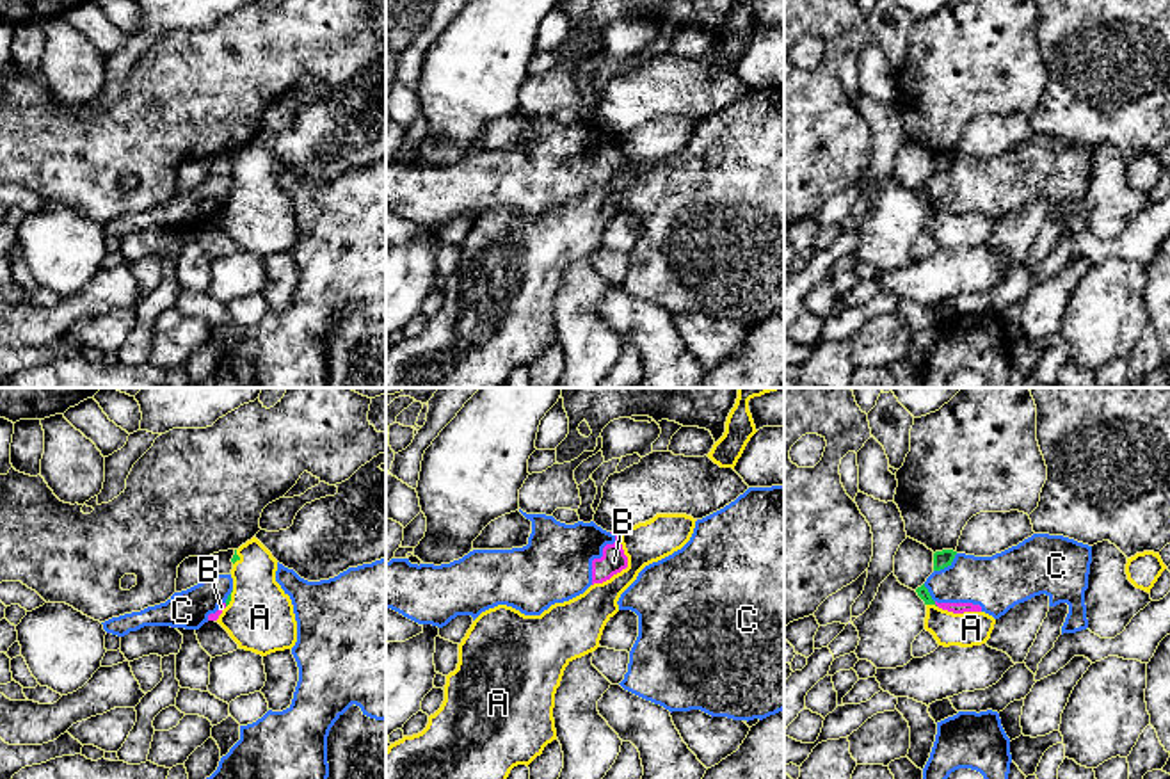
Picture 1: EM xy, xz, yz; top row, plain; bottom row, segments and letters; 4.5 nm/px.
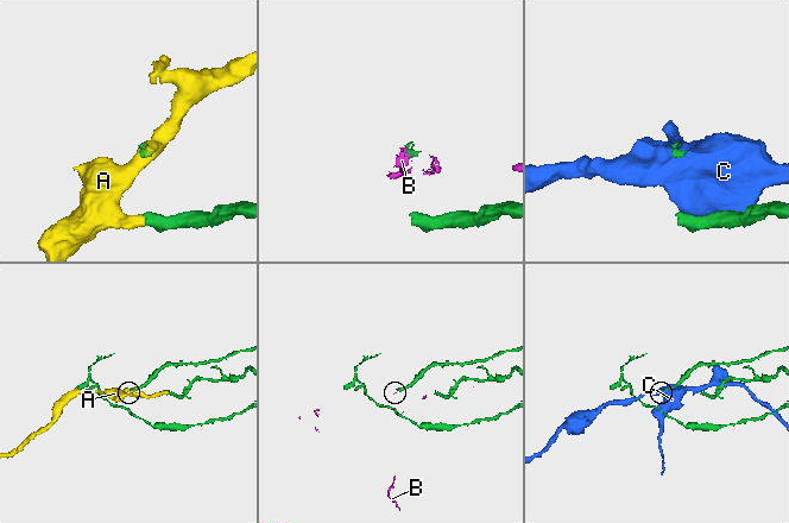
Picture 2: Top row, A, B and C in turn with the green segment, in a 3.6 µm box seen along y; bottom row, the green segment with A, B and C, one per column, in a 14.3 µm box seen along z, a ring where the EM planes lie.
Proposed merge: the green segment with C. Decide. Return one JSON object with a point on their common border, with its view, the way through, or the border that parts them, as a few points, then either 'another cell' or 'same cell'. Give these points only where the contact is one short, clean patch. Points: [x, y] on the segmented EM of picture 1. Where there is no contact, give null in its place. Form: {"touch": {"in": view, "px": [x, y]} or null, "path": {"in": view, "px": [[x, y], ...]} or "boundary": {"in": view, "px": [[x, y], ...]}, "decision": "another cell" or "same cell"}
{"touch": {"in": "yz", "px": [946, 566]}, "decision": "another cell"}

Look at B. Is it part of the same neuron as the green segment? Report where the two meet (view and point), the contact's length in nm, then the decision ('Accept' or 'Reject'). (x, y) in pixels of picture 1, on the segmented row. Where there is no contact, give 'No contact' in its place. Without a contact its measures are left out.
Touches green at yz (934, 603). Shared border 30 nm. Reject

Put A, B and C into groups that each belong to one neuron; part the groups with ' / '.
A / B C

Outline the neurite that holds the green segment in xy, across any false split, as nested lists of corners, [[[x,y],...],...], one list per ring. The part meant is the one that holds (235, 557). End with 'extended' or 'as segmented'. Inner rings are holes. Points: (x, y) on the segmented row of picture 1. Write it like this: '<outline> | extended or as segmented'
[[[252,537],[231,562],[233,590],[217,622],[240,649],[261,656],[292,649],[297,621],[290,596],[276,582],[277,560]]] | extended

